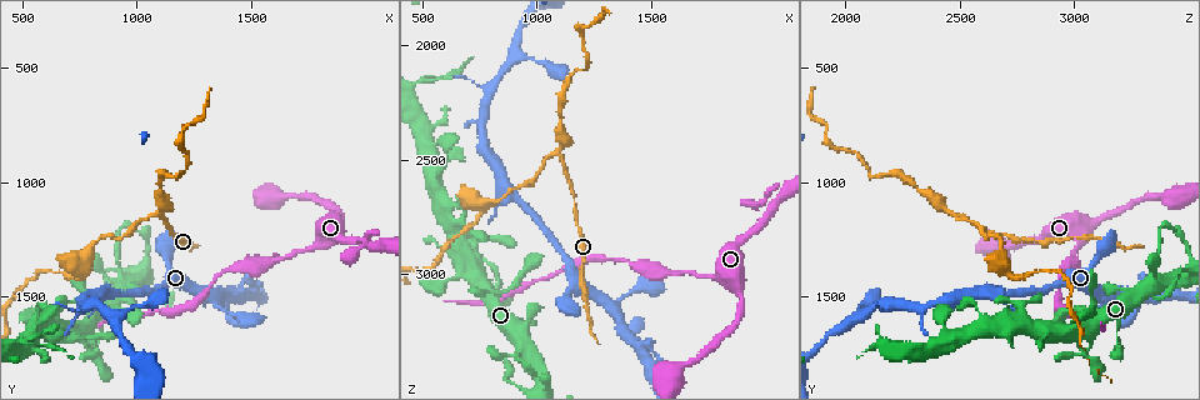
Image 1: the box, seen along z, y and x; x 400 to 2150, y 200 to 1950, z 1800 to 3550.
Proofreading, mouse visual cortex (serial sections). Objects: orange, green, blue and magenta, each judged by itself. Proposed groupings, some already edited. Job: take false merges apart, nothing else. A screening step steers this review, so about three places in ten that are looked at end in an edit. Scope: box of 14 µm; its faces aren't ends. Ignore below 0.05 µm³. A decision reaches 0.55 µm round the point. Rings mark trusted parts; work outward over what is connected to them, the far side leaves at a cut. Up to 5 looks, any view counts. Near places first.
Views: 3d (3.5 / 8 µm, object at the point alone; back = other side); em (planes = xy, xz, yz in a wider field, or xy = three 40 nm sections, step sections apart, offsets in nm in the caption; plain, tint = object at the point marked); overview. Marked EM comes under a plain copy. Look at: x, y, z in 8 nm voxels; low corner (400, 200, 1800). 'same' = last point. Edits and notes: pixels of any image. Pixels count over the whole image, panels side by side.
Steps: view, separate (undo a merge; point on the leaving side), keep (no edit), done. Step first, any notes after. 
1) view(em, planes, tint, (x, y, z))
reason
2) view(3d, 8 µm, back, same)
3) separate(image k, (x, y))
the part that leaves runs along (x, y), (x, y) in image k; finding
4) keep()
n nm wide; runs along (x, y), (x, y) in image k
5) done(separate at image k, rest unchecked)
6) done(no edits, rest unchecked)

view(3d, 3.5 µm, (1410, 1480, 3290))

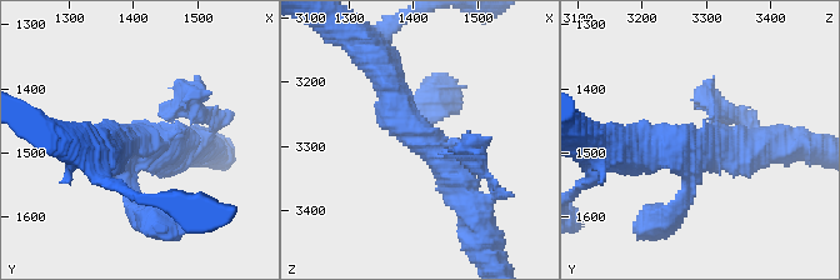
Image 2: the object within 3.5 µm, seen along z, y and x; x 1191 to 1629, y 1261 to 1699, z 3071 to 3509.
view(em, xy, step 2, tint, (1410, 1490, 3290))
now the EM

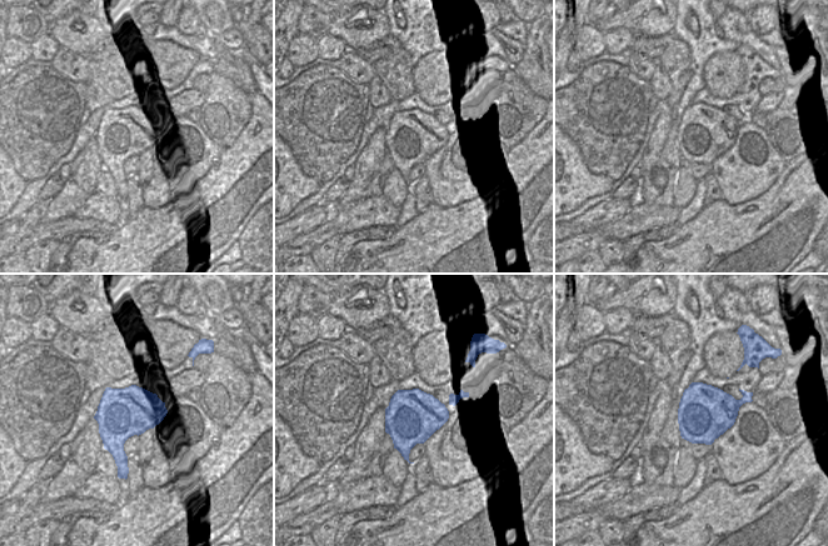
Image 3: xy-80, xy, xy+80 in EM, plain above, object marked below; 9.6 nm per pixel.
separate(image 2, (476, 138))
the part that leaves runs along (171, 121), (190, 94), (209, 94) in image 2; a second cell is stuck on

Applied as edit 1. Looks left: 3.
view(3d, 8 µm, (2030, 1280, 2720))
two arms in line, one across

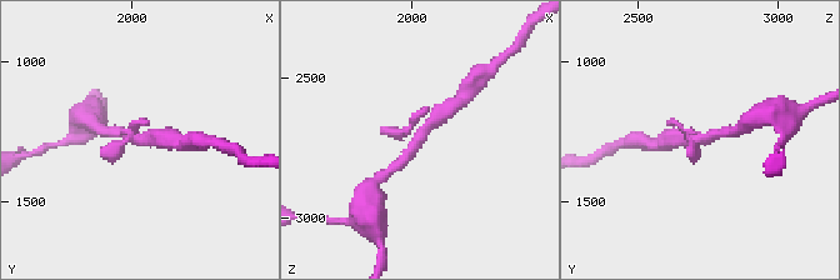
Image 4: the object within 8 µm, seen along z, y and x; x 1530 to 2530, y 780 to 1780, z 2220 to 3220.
view(3d, 3.5 µm, back, (2030, 1270, 2710))
zoom in

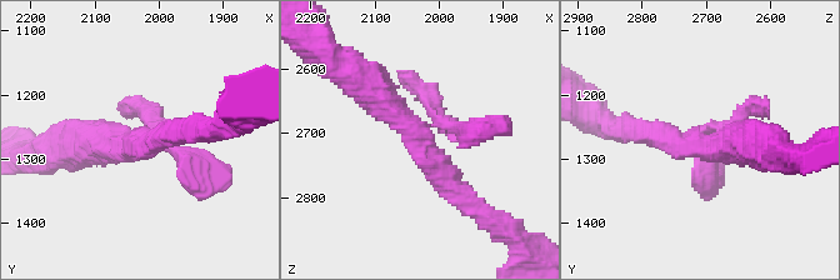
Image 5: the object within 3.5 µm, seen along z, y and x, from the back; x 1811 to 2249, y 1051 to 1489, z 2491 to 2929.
view(em, xy, step 2, tint, (2030, 1280, 2710))

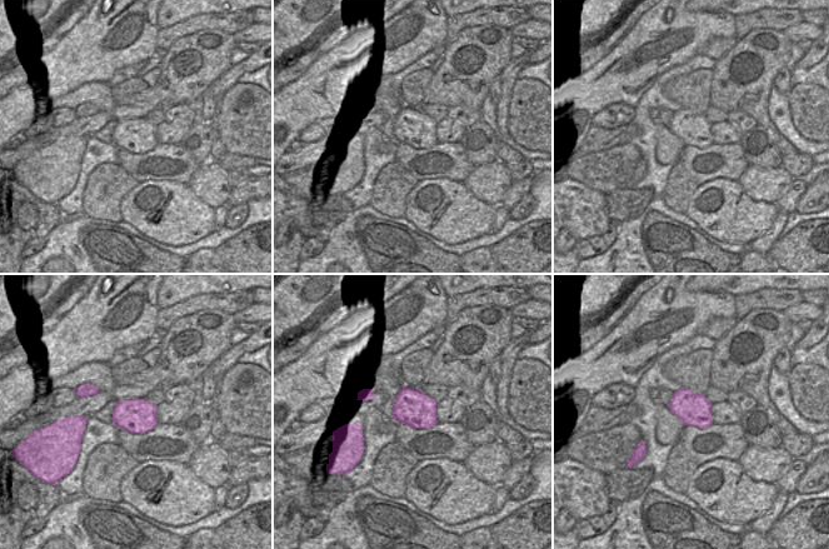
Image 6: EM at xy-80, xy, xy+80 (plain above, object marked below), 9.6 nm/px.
keep()
runs along (466, 201), (359, 80) in image 5; all the same cell

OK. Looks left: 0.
done(separate at image 2, rest unchecked)

